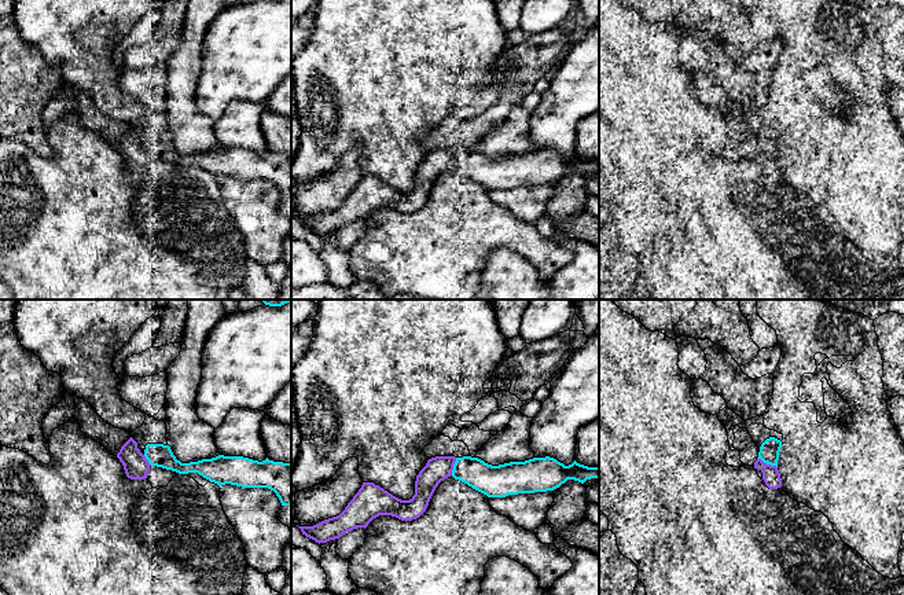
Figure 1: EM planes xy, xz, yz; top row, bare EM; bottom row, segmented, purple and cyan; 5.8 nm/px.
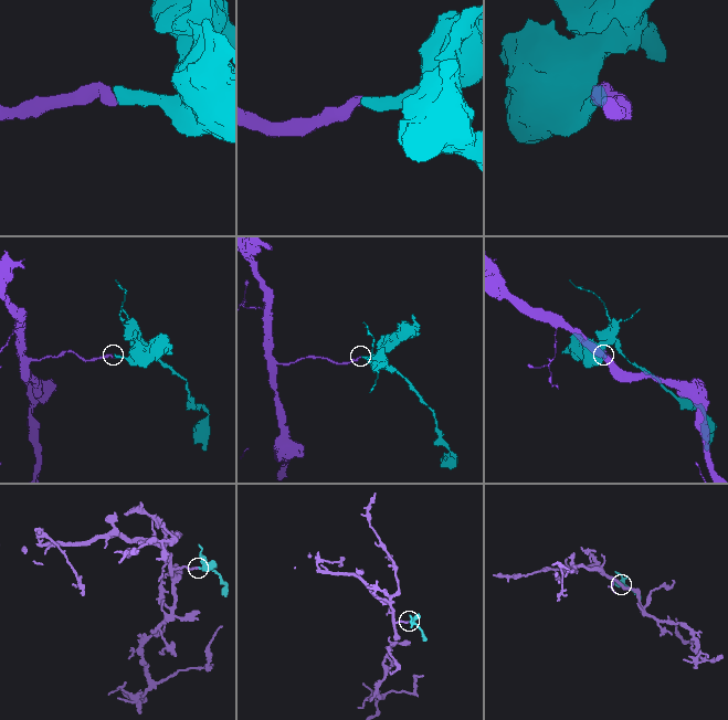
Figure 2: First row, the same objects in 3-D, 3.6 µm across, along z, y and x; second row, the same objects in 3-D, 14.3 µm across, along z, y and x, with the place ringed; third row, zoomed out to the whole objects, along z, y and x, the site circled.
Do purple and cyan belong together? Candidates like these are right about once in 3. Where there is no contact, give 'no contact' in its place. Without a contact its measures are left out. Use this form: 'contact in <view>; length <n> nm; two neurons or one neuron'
contact in yz; length 130 nm; one neuron

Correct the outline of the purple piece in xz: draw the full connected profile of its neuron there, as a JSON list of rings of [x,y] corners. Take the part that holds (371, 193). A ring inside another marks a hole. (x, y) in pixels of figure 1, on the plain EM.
[[[436,148],[416,168],[415,187],[409,192],[401,192],[374,175],[363,175],[339,207],[313,218],[298,220],[302,227],[320,236],[339,231],[353,221],[365,221],[379,207],[392,207],[401,213],[416,212],[426,203],[438,176],[451,168],[488,190],[506,190],[554,183],[567,172],[584,176],[599,170],[599,159],[588,159],[576,153],[565,158],[550,148],[499,158],[471,148]]]

